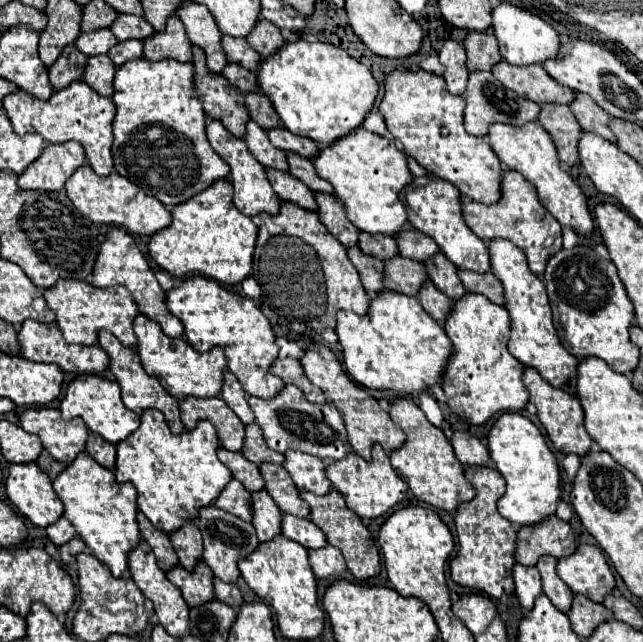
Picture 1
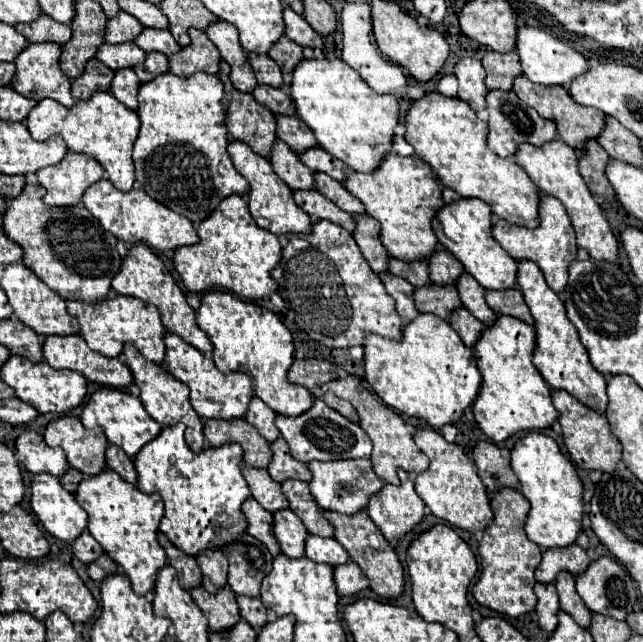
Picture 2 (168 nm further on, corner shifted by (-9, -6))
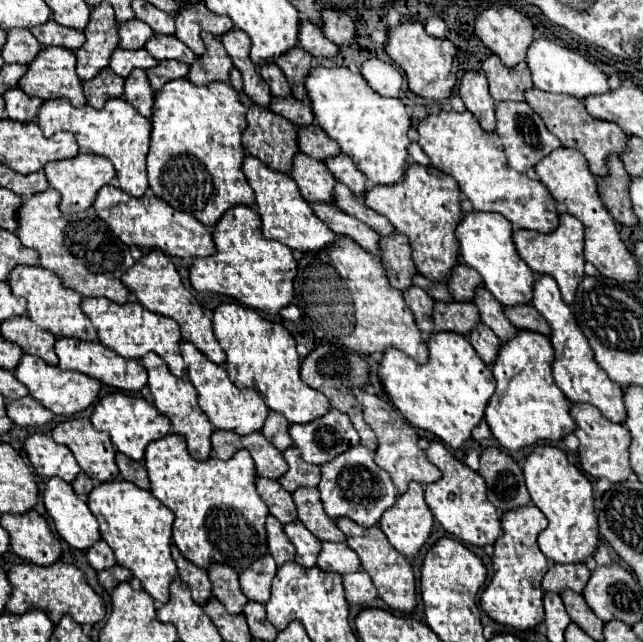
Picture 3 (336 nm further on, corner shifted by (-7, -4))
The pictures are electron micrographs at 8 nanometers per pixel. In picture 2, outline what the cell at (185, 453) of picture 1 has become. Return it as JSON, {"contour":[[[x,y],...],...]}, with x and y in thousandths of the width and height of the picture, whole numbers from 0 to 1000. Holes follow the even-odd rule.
{"contour":[[[285,662],[253,665],[250,678],[244,684],[232,687],[213,709],[210,709],[210,727],[216,737],[213,759],[222,768],[247,768],[257,783],[257,805],[250,812],[250,827],[263,836],[263,843],[281,855],[285,861],[306,868],[319,855],[350,855],[359,846],[372,843],[372,836],[384,827],[384,808],[375,796],[375,787],[390,774],[390,762],[375,737],[378,727],[378,699],[362,690],[350,696],[325,696],[313,709],[300,706],[288,684],[285,684]]]}

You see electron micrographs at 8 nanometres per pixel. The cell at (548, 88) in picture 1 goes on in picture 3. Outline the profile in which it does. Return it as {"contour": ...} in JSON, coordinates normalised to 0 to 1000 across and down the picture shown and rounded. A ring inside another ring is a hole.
{"contour":[[[829,136],[829,139],[820,139],[816,157],[826,164],[826,170],[832,170],[832,176],[851,195],[851,201],[860,210],[866,210],[879,229],[891,229],[910,241],[922,273],[941,273],[944,269],[941,245],[947,238],[960,241],[972,232],[972,207],[960,195],[950,195],[950,188],[932,188],[932,185],[919,182],[910,173],[907,160],[888,148],[863,148],[863,145],[838,142]]]}

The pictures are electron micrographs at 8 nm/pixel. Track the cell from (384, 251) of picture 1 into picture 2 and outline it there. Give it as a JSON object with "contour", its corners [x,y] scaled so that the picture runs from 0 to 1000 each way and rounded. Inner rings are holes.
{"contour":[[[614,400],[605,403],[605,422],[611,428],[621,428],[627,435],[633,435],[642,447],[661,447],[661,444],[670,444],[670,435],[667,435],[667,416],[661,407],[642,407],[642,410],[630,410],[630,407],[621,407]]]}

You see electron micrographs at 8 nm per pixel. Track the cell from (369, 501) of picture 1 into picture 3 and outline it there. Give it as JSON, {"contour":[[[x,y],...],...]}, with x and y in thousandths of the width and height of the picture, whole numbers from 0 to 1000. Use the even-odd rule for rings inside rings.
{"contour":[[[639,749],[633,768],[621,771],[611,793],[602,793],[589,812],[605,846],[630,868],[652,861],[673,821],[673,802],[658,780],[658,765],[655,752]]]}

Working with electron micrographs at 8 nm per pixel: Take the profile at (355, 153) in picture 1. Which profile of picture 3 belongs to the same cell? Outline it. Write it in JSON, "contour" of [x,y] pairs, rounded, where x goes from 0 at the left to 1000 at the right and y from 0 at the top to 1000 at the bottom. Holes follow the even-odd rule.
{"contour":[[[633,254],[624,282],[617,282],[614,288],[577,291],[568,298],[565,307],[571,322],[599,335],[611,347],[617,363],[636,369],[639,400],[649,425],[655,425],[667,438],[692,438],[698,431],[701,416],[708,413],[714,397],[705,360],[720,338],[714,322],[714,291],[701,273],[677,260]]]}

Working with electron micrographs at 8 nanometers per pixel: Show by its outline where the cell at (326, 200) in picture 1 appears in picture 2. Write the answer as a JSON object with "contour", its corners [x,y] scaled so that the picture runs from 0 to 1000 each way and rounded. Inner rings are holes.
{"contour":[[[555,335],[552,347],[555,347],[555,357],[549,363],[549,372],[558,382],[561,397],[574,407],[574,413],[583,425],[602,425],[602,419],[605,419],[602,407],[608,397],[589,372],[593,350],[586,347],[586,341],[571,338],[571,335]]]}

